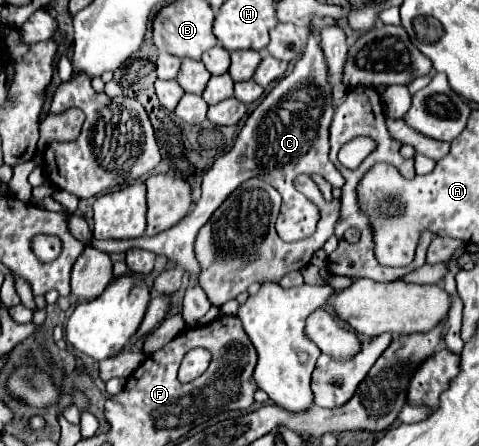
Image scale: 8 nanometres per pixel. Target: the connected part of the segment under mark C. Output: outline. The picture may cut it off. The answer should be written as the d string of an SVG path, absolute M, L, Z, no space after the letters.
M315 34L309 36L305 52L301 60L293 66L293 70L263 98L263 102L251 112L245 126L241 128L235 146L221 158L217 158L211 170L203 176L201 184L201 198L189 210L189 214L173 228L157 234L157 236L141 236L133 240L95 240L95 248L101 252L127 252L130 248L151 250L157 256L165 256L173 264L181 266L189 276L189 288L183 298L183 318L189 328L197 326L199 320L209 312L211 302L207 300L205 292L197 284L201 266L195 258L193 244L197 232L205 222L213 216L213 212L225 202L225 198L245 180L257 176L267 180L281 192L282 204L277 218L277 233L285 242L297 242L315 232L319 222L317 208L303 196L295 194L293 178L297 174L321 174L331 186L343 186L345 178L329 160L329 126L333 118L333 104L331 104L331 84L327 82L327 68L325 56L319 46L319 38Z

